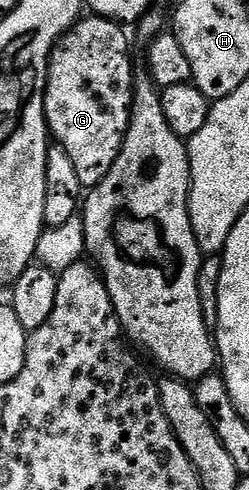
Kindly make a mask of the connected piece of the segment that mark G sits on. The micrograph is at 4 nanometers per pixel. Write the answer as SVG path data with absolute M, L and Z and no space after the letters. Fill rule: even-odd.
M99 16L81 17L76 25L56 43L52 57L48 60L48 86L44 90L44 119L48 122L48 133L54 139L55 145L61 146L70 156L70 164L74 164L74 172L78 174L81 187L99 187L107 179L114 160L122 153L124 143L128 136L128 119L132 117L132 99L134 97L134 78L132 82L132 58L128 55L128 38L124 35L125 27L121 23L112 21L111 18Z

